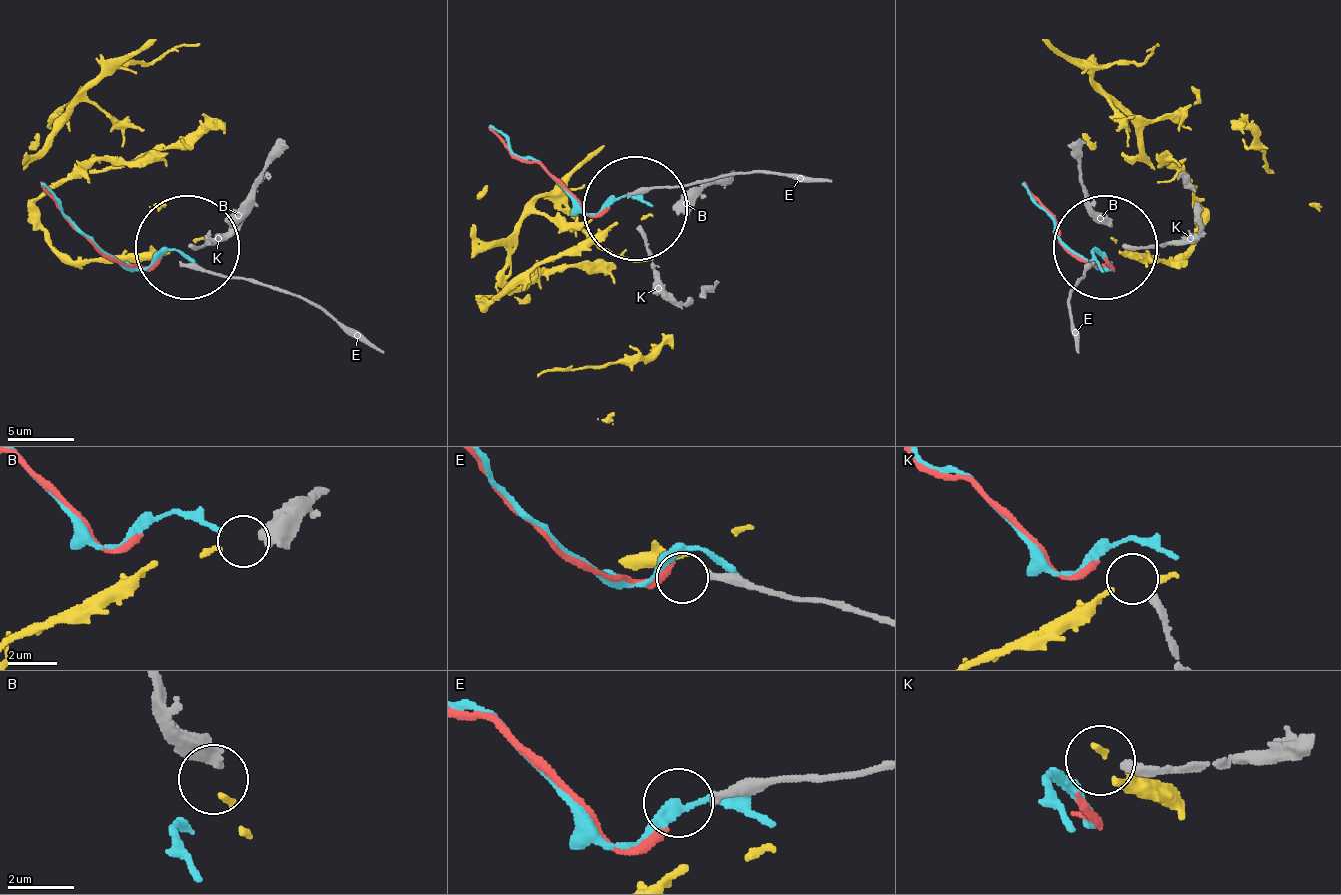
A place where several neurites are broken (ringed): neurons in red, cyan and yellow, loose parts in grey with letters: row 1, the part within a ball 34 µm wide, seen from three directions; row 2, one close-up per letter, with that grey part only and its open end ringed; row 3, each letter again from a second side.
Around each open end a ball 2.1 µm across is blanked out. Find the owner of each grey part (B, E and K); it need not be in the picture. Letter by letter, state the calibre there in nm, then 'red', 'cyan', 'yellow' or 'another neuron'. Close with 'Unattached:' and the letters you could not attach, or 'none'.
B: 600 nm | yellow
E: 300 nm | another neuron
K: 320 nm | another neuron
Unattached: E, K

